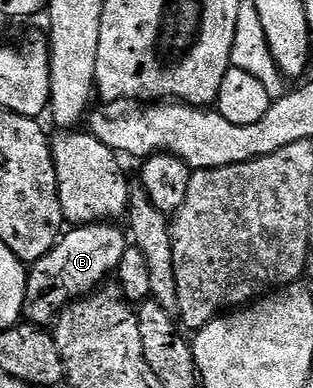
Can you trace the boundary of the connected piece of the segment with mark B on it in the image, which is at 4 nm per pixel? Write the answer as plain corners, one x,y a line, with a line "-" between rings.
94,222
91,226
76,226
67,229
55,246
39,262
33,263
26,275
26,299
22,305
27,323
46,328
58,321
58,315
73,302
81,302
93,294
106,278
115,273
124,260
128,234
118,224

